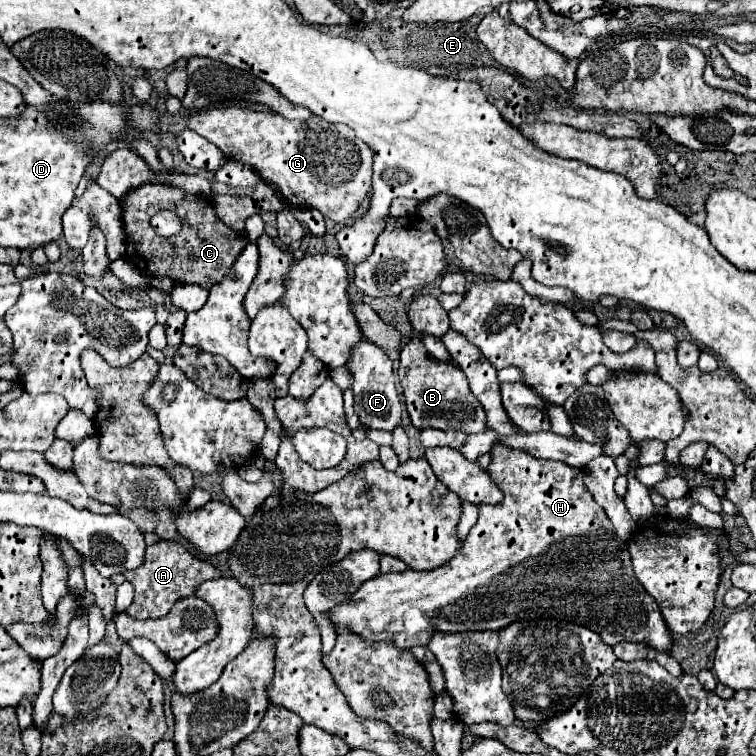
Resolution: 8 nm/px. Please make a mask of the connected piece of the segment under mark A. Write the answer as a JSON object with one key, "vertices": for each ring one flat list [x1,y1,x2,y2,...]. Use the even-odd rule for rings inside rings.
{"vertices":[[158,541,156,545,146,549,146,561,142,567,126,571,126,581,134,585,134,601,126,607,126,615,134,619,158,619,160,615,166,615,174,603,182,597,194,595,196,587,202,581,218,579,220,571,194,555,190,555,184,547,178,547,176,541]]}

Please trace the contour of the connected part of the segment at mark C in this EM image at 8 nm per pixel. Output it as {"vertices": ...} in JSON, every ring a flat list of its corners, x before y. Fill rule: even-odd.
{"vertices":[[142,185,126,193,126,197,122,197,122,211,124,229,128,235,128,257,134,265,144,273,152,269,152,275,166,275,180,283,198,283,200,287,210,289,230,271,246,245,242,235,218,219,212,199,190,195,168,185],[162,209,174,211,182,221,182,229,174,239,162,239,150,225,150,217]]}

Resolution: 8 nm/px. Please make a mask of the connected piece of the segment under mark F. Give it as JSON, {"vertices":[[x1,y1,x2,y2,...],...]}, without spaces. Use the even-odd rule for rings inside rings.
{"vertices":[[362,341,354,347,354,355,348,361,348,369,354,377,354,397,356,397,356,413,364,425,370,429,382,429,382,431,394,431,396,427,402,425,402,409,400,409,400,397,394,385,394,375,392,375,392,361,388,355,376,347,370,341]]}

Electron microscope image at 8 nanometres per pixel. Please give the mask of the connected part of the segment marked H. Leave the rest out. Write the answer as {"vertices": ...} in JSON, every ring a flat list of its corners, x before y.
{"vertices":[[494,445,492,455,488,473,500,485,504,501,500,505,480,505,478,521,454,559,434,571,406,569,402,573,378,575,366,581,350,601,330,611,334,627,350,627,356,635,370,641,392,637,396,647,412,649,430,643,434,631,500,631,522,619,560,619,596,631,606,645,620,641,652,641,654,649,670,651,672,637,660,607,636,579,626,541,620,541,618,535,614,535,614,525,606,519,606,513,592,499,584,483,580,483,582,469,562,461,534,459,530,453,504,445]]}

